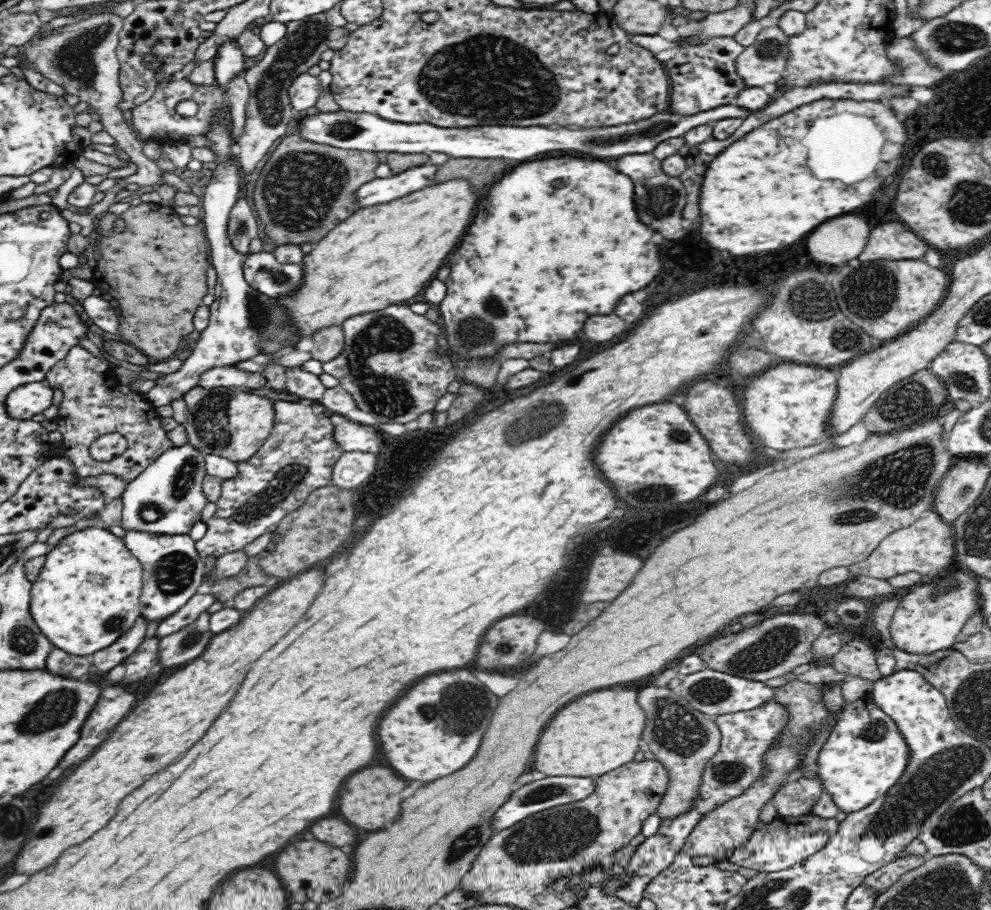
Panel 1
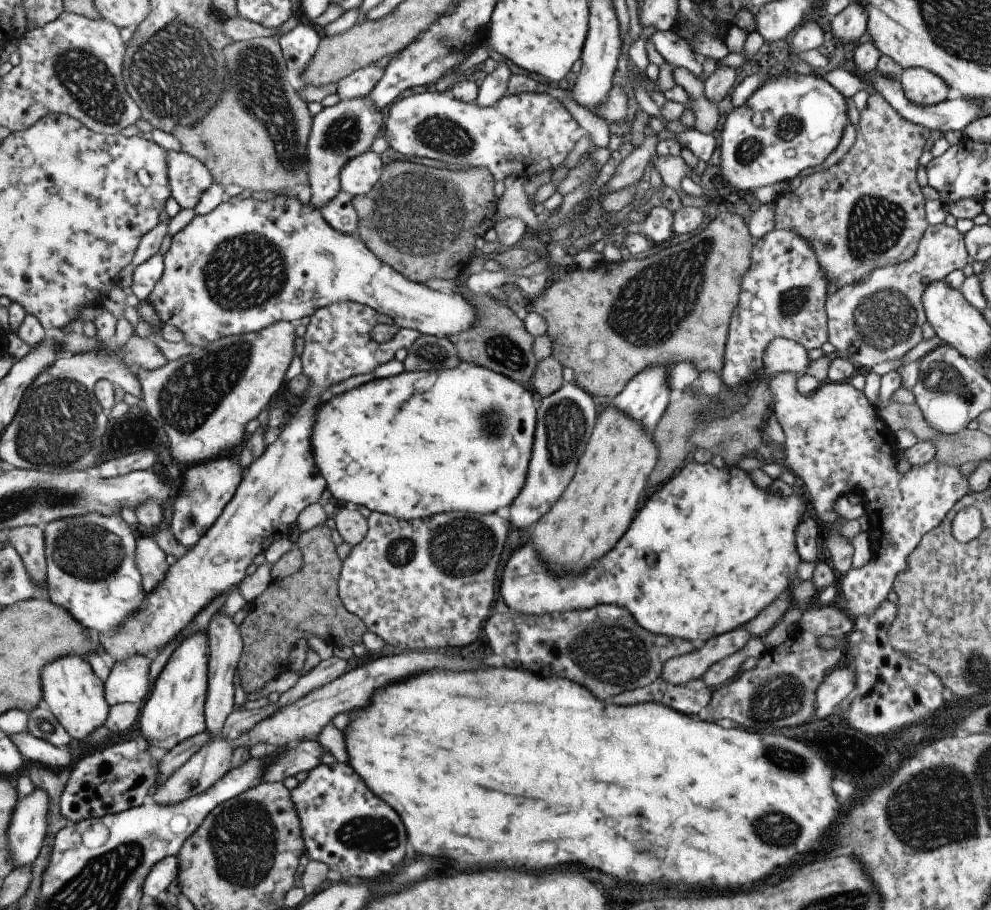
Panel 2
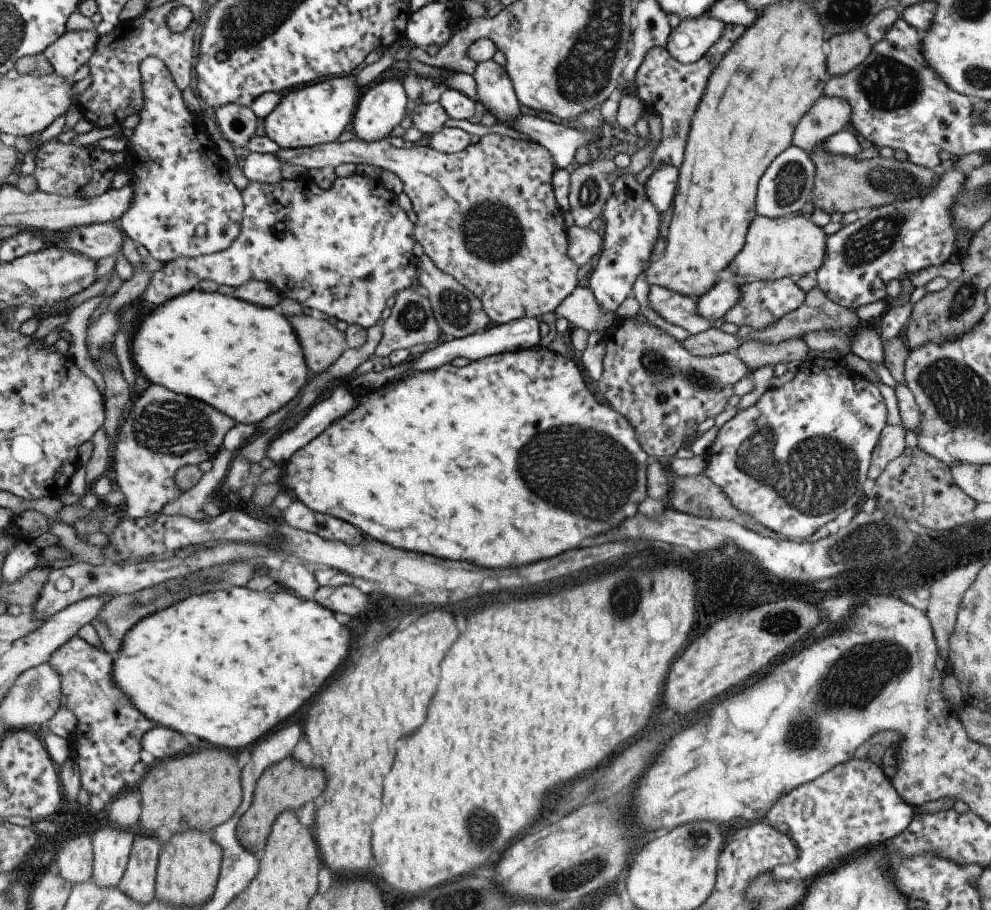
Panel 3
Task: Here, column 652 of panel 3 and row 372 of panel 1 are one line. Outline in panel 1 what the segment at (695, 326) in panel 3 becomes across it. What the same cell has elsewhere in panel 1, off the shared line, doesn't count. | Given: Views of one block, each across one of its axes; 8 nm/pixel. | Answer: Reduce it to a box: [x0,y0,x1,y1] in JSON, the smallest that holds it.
[286,367,326,402]

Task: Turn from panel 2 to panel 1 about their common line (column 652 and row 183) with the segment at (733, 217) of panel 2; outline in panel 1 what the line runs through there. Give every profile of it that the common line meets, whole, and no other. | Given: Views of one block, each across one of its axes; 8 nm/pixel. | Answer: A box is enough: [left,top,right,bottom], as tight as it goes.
[252,135,379,245]

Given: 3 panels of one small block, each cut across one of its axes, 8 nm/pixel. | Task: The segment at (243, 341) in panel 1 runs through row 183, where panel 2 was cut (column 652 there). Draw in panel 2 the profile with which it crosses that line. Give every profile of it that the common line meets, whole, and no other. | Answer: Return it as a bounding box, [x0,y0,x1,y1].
[630,206,674,244]

